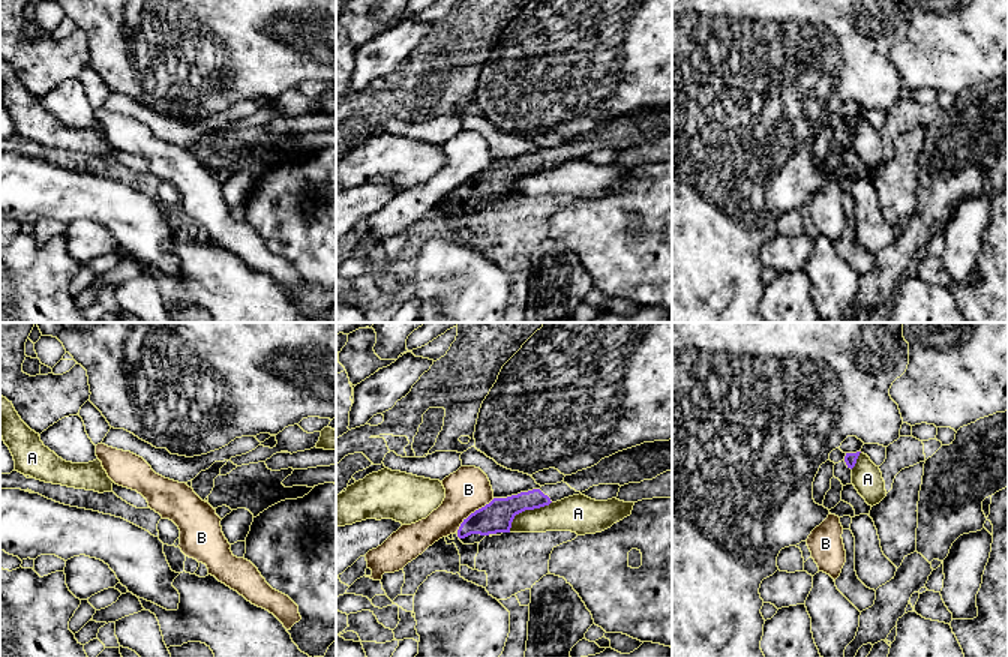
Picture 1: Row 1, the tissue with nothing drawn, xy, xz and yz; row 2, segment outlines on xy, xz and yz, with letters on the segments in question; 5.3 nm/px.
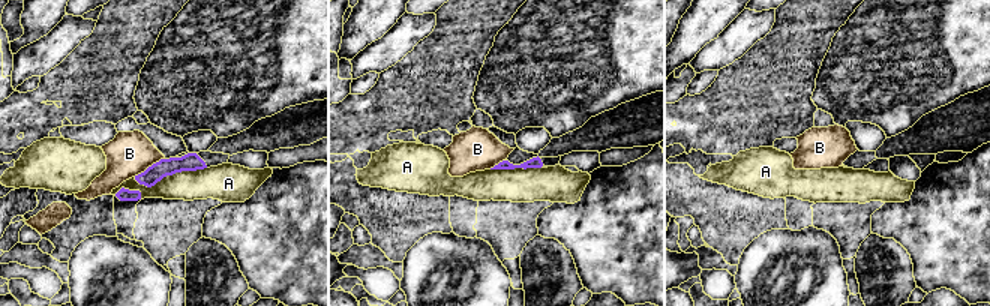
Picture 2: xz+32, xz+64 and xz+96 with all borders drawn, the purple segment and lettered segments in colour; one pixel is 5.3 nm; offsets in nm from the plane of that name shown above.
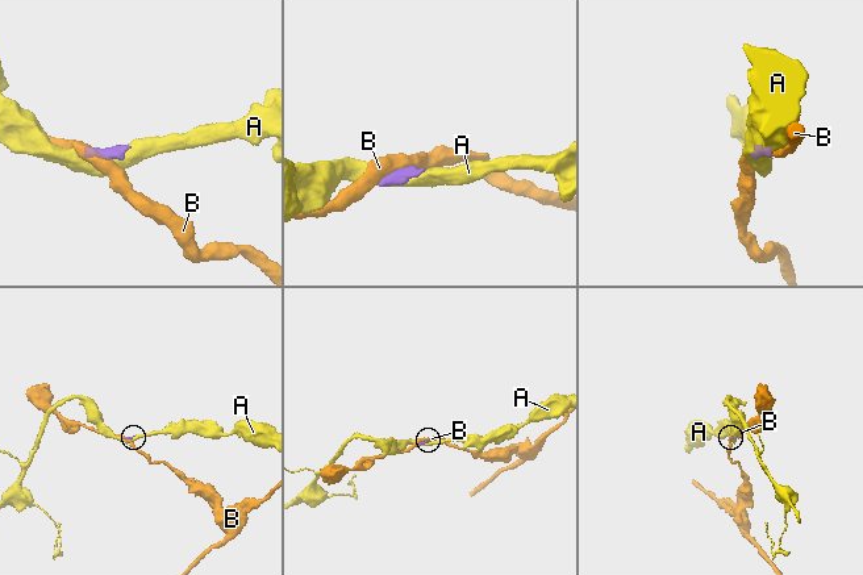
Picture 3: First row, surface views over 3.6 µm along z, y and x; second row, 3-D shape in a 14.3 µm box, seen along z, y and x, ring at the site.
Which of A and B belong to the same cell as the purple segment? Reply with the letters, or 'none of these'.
none of these

